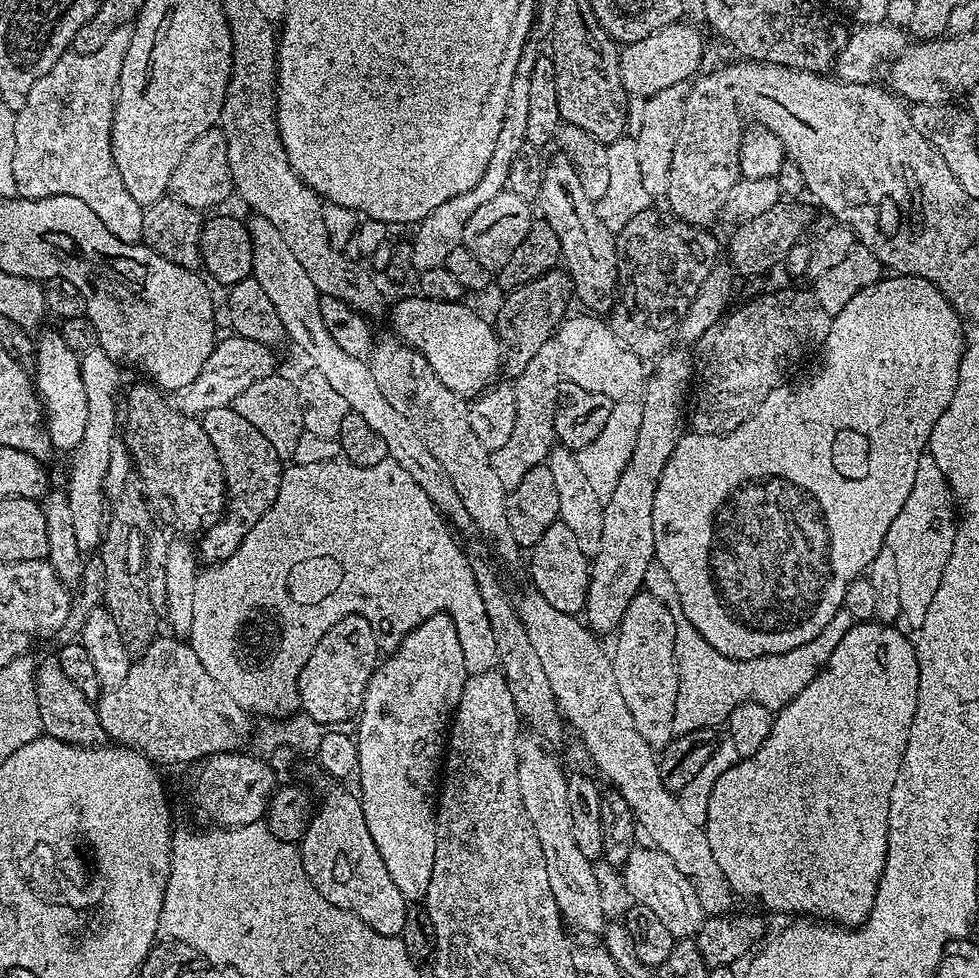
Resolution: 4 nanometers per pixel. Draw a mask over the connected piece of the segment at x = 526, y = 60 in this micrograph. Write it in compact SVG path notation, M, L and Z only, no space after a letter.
M536 38L529 39L528 43L524 45L522 58L518 62L518 70L514 74L514 82L510 86L510 98L506 98L506 114L502 122L502 130L498 130L498 143L494 146L494 155L490 157L490 166L486 166L486 174L482 174L478 186L466 190L466 194L458 194L458 198L450 198L450 202L442 202L442 206L438 206L438 210L434 210L425 220L420 221L415 229L415 232L417 231L416 237L411 237L410 243L412 246L412 267L417 273L444 267L450 250L461 247L463 240L460 239L463 238L464 227L468 224L468 204L491 205L500 197L500 193L507 189L511 162L526 143L526 117L530 111L530 70L534 70L534 62L541 55L542 48L540 48L539 42L536 41Z

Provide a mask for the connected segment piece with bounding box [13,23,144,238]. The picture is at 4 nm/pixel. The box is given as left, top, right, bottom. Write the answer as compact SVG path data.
M131 23L118 26L118 30L114 30L114 34L110 34L110 38L106 38L106 42L102 47L93 52L83 53L69 50L62 53L58 58L58 62L54 62L54 66L50 66L50 70L46 74L42 74L42 78L38 78L38 82L34 82L30 94L26 94L26 106L22 106L22 110L15 113L16 125L14 126L15 153L13 174L14 180L17 183L17 197L25 200L41 200L42 198L50 198L51 196L82 198L82 202L86 202L86 206L90 206L90 210L94 210L94 214L98 214L105 218L111 218L115 212L128 212L128 220L132 223L132 236L139 238L142 234L144 208L138 202L134 202L134 198L130 198L130 194L122 186L122 178L114 166L114 158L112 157L112 111L116 109L116 85L120 82L122 62L126 58L126 50L130 46L132 29L133 25Z

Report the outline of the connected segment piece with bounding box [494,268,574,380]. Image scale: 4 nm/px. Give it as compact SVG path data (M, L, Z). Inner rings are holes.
M555 268L549 271L540 279L535 279L534 282L528 283L524 287L513 289L506 297L503 306L499 310L499 314L494 318L494 331L497 335L497 340L502 345L504 355L504 374L507 374L510 380L515 380L519 377L526 366L538 352L542 346L549 343L557 328L562 324L567 315L568 304L573 299L573 284L572 279L567 271L560 268Z

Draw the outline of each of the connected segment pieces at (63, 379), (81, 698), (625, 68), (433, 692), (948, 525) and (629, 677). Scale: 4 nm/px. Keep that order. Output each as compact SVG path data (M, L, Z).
M56 330L46 333L37 342L34 354L40 357L40 388L51 411L52 447L57 453L75 453L82 442L82 434L86 434L86 386L82 386L80 356L67 348L61 333Z
M55 655L48 656L44 661L36 664L36 697L38 698L38 718L43 735L52 736L64 744L74 744L81 748L95 748L105 743L106 737L102 730L102 722L98 722L95 703L88 700L86 694L82 694L82 690L78 690L78 686L70 682L70 678L66 678L60 661Z
M673 22L650 33L646 38L627 45L620 53L620 73L624 91L629 97L647 98L666 90L666 86L683 85L701 71L700 59L704 56L704 40L696 28L685 22Z
M435 619L425 620L405 635L396 653L373 672L366 686L364 705L360 707L355 725L357 728L354 729L360 759L358 795L366 826L370 830L370 838L374 838L374 846L378 846L378 854L382 854L382 862L386 862L386 870L390 870L390 878L394 878L394 886L398 886L408 902L423 901L430 890L436 845L438 777L446 752L446 733L460 704L466 679L462 644L455 625L451 622L436 623Z
M931 454L920 455L906 506L898 510L898 518L894 518L886 537L886 547L894 552L897 567L894 600L896 604L900 603L900 612L912 630L918 630L922 622L926 622L926 610L930 610L930 602L934 602L934 593L938 591L938 582L942 582L946 562L950 562L957 523L954 497L946 474L942 474Z
M618 630L612 650L612 659L616 672L616 679L622 697L632 713L634 726L644 741L656 752L667 749L674 738L674 705L677 701L677 668L674 644L658 646L646 644L646 640L636 640L632 646L626 644L626 634Z

